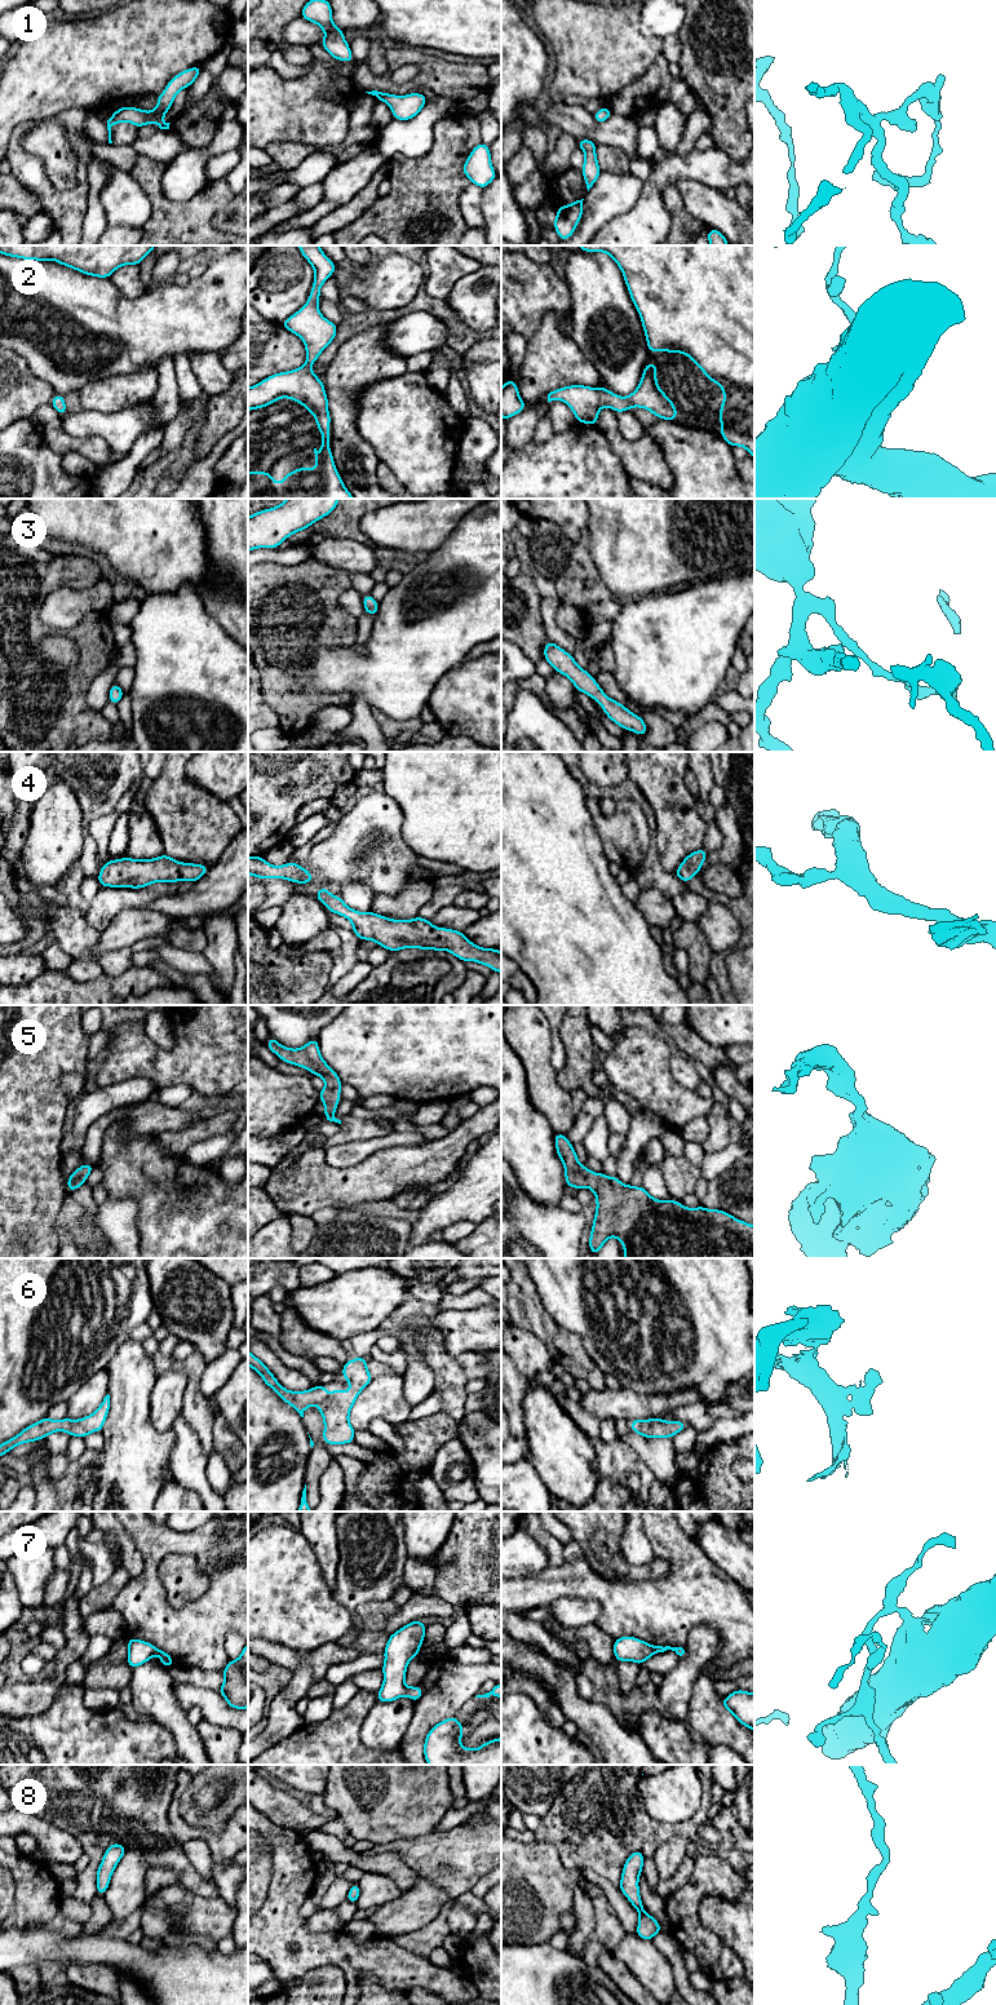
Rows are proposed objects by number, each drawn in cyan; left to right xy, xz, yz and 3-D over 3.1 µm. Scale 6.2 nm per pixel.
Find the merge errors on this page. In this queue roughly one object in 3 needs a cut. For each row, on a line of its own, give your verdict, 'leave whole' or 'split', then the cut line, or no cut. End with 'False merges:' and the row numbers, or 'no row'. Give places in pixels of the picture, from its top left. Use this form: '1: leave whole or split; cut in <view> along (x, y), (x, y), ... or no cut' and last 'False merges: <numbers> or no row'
1: leave whole; no cut
2: leave whole; no cut
3: leave whole; no cut
4: leave whole; no cut
5: leave whole; no cut
6: leave whole; no cut
7: leave whole; no cut
8: leave whole; no cut
False merges: no row

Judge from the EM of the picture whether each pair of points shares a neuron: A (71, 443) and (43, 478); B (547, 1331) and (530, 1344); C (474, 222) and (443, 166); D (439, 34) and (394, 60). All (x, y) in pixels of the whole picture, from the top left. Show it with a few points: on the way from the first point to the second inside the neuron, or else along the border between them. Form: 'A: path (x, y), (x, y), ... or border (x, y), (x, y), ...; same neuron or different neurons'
A: border (40, 433), (44, 441), (61, 456); different neurons
B: border (514, 1324), (530, 1329), (543, 1342), (554, 1362); different neurons
C: border (470, 182), (459, 197), (459, 208), (466, 225); different neurons
D: border (410, 47), (419, 49); different neurons

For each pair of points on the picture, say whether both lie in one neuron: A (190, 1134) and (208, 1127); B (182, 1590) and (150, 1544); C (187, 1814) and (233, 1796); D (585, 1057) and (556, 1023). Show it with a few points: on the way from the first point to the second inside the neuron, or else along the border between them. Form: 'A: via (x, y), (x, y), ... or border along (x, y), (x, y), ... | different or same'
A: via (194, 1133), (204, 1128) | same
B: border along (191, 1554), (162, 1559), (164, 1590) | different
C: via (199, 1815), (216, 1815), (224, 1807) | same
D: border along (562, 1018), (560, 1038), (566, 1058) | different

